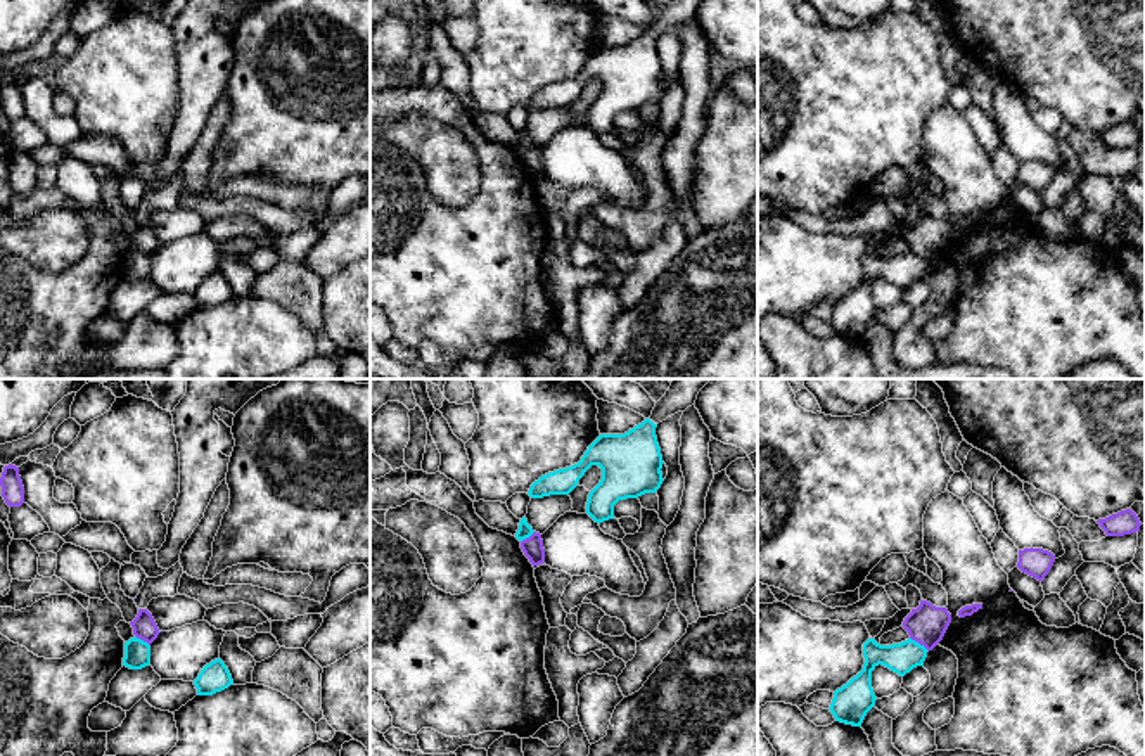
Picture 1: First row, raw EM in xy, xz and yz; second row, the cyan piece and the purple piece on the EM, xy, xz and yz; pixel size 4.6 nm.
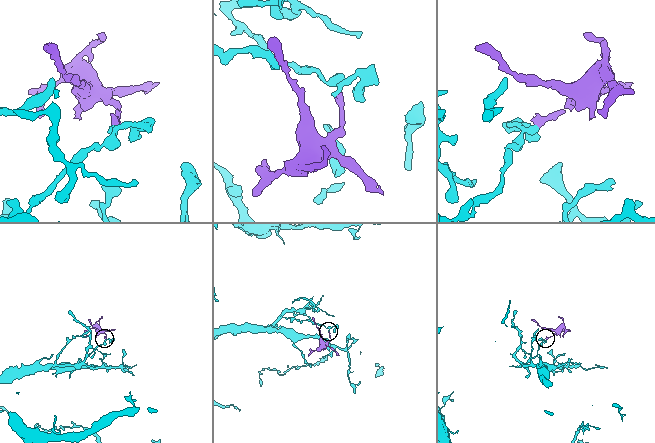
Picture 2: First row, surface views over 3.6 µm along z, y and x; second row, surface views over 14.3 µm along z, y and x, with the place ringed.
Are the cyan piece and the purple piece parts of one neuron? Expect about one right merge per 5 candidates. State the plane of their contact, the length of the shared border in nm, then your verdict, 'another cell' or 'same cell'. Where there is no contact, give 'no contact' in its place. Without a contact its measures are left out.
yz | 110 nm | another cell

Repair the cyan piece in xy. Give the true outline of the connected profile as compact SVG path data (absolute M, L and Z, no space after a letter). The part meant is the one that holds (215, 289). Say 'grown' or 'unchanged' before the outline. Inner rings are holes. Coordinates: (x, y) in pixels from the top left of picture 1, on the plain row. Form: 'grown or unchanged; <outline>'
unchanged; M218 270L201 282L194 298L197 308L213 308L233 298L233 292L225 275Z

